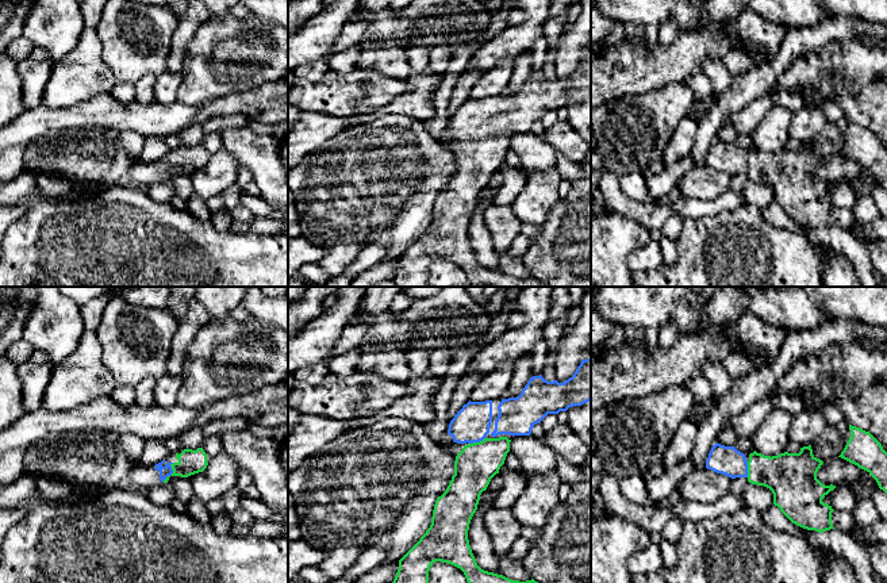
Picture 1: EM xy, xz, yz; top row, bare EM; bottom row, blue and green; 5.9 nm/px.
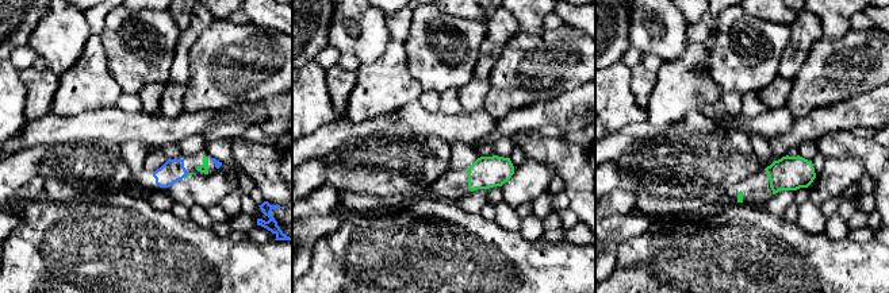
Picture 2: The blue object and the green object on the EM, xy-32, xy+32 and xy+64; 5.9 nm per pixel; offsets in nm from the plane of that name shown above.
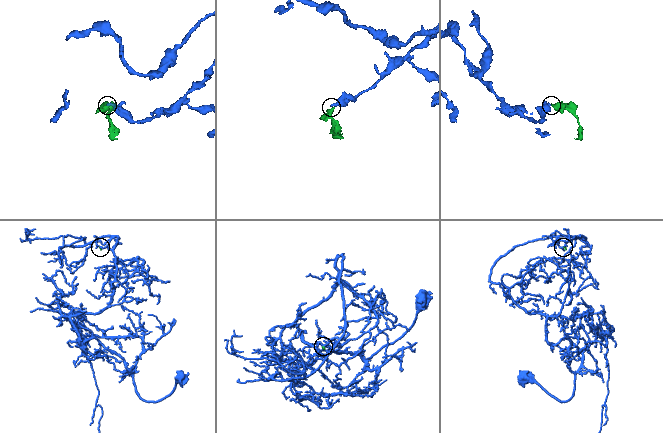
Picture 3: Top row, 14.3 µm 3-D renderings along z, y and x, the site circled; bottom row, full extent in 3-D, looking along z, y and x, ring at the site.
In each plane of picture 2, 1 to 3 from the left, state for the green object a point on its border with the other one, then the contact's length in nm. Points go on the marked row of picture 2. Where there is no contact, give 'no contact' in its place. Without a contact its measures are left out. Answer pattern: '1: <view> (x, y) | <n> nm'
1: xy-32 (186, 176) | 50 nm
2: no contact
3: no contact

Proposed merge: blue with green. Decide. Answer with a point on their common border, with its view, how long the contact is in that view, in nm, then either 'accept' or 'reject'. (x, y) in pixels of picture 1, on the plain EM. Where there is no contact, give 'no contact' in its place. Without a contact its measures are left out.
xy (172, 169) | 130 nm | accept

